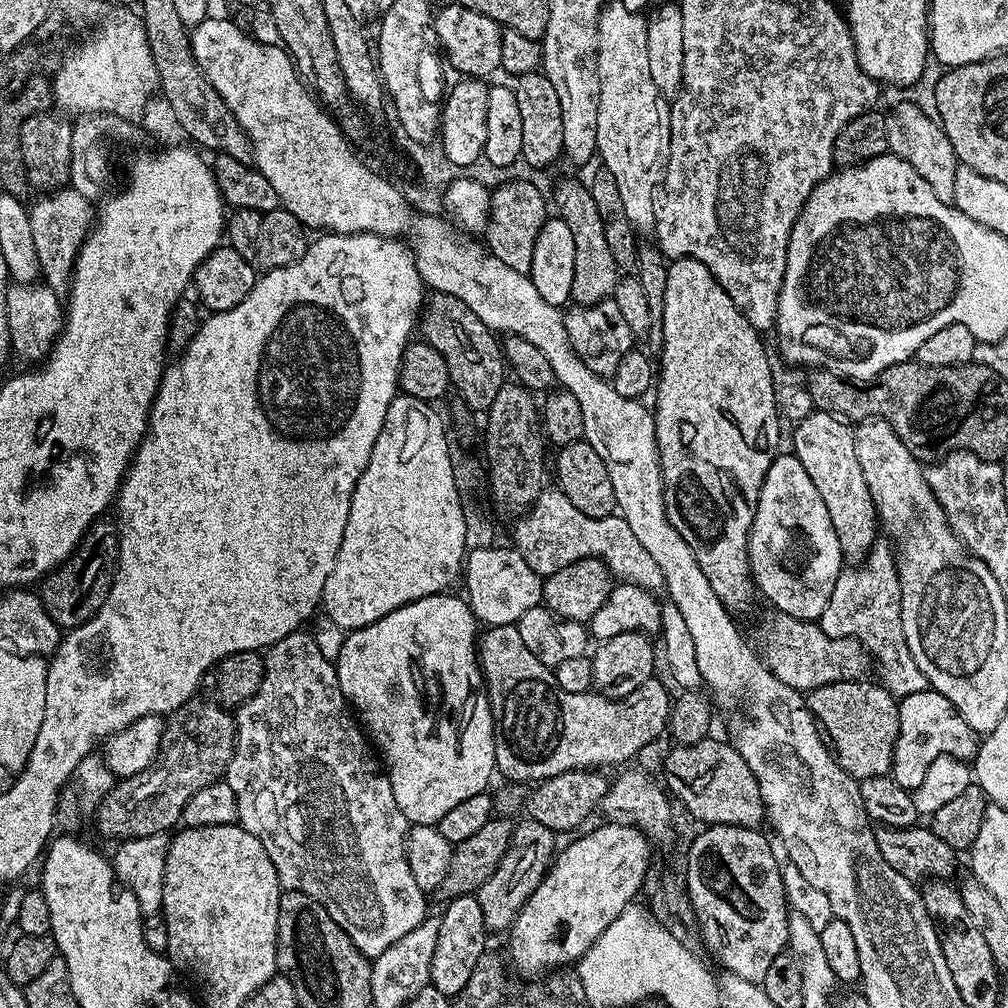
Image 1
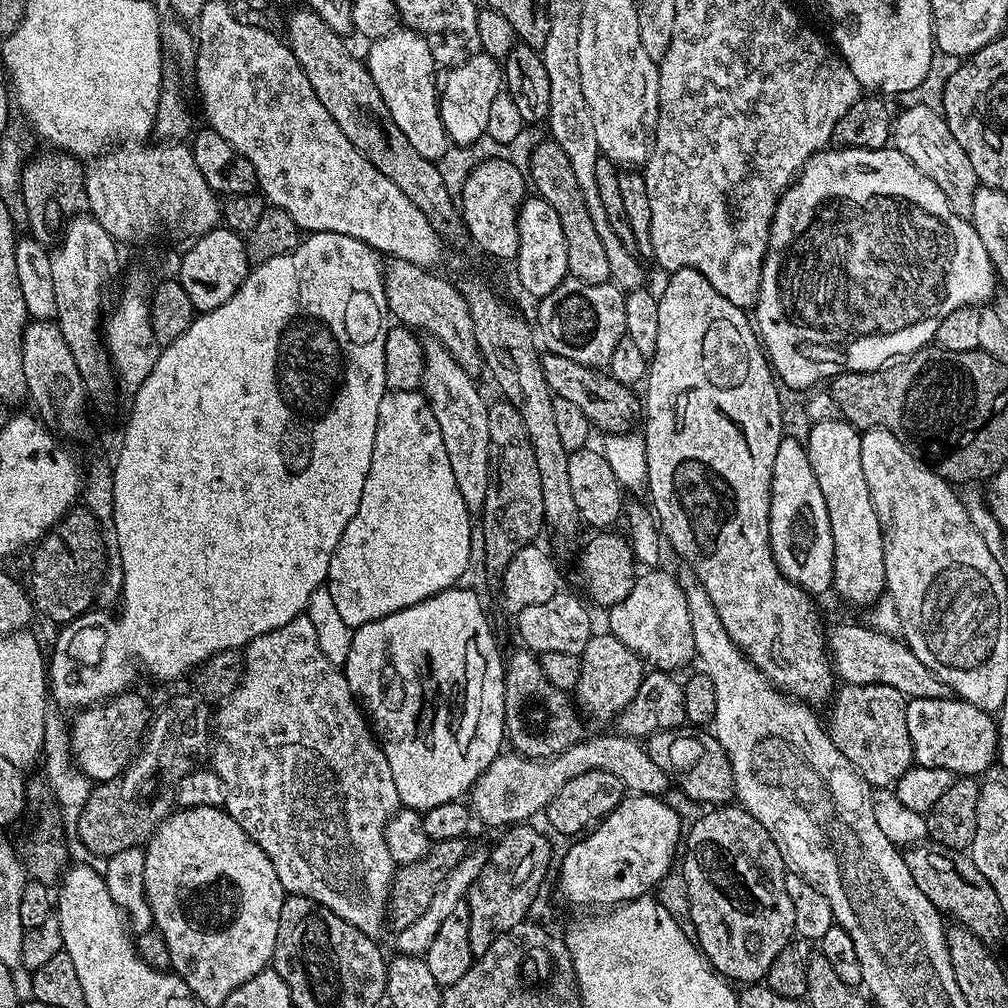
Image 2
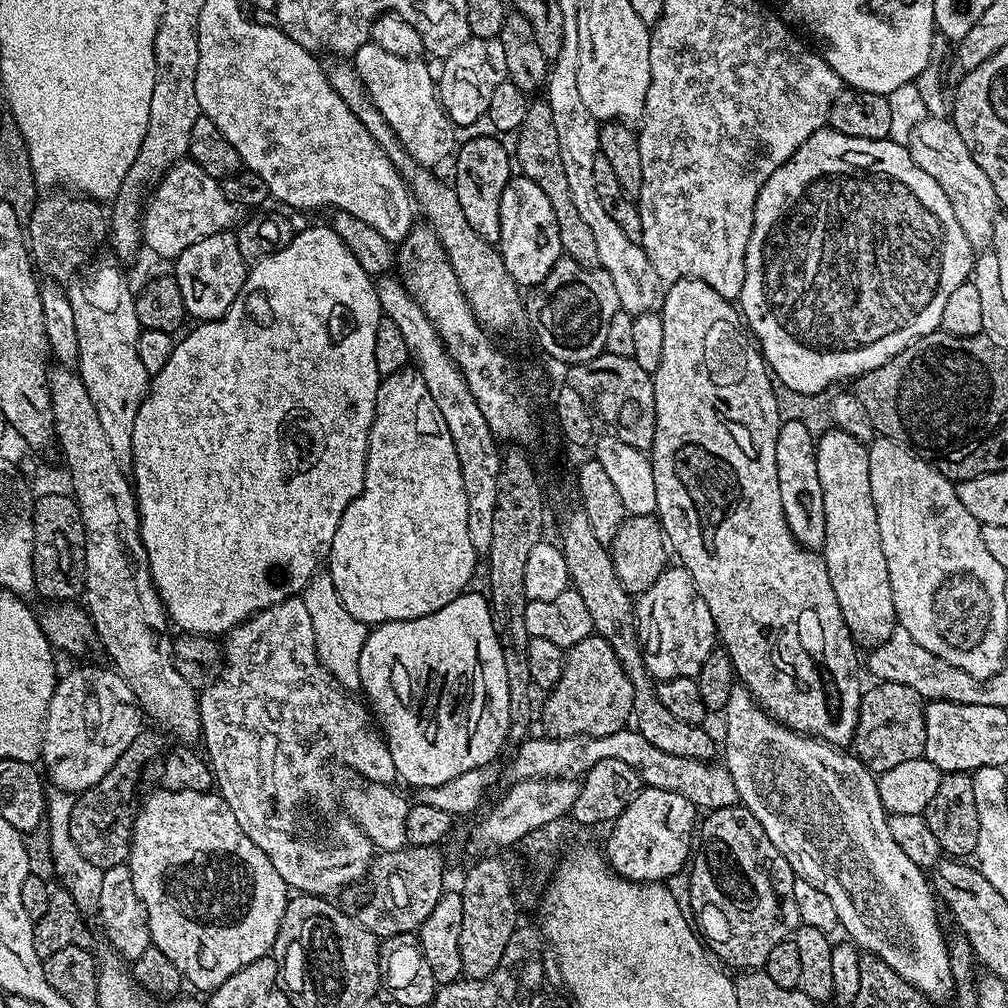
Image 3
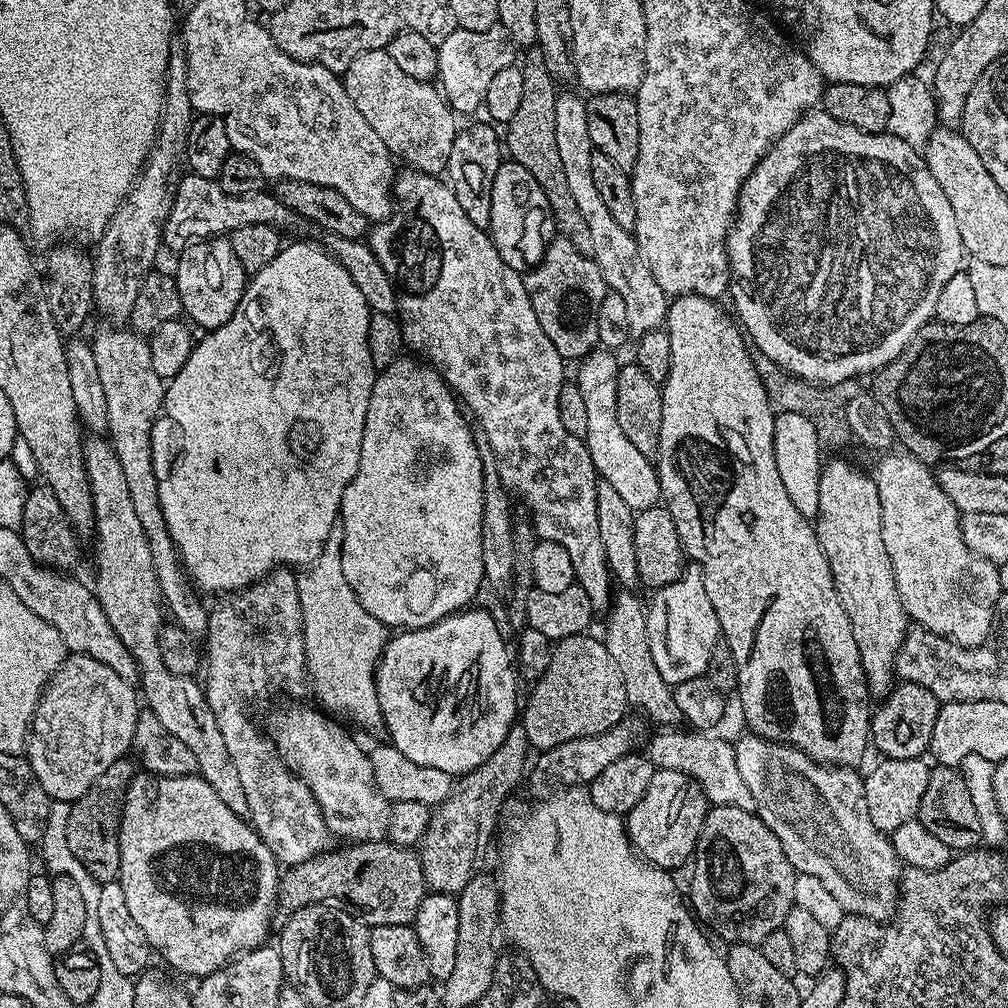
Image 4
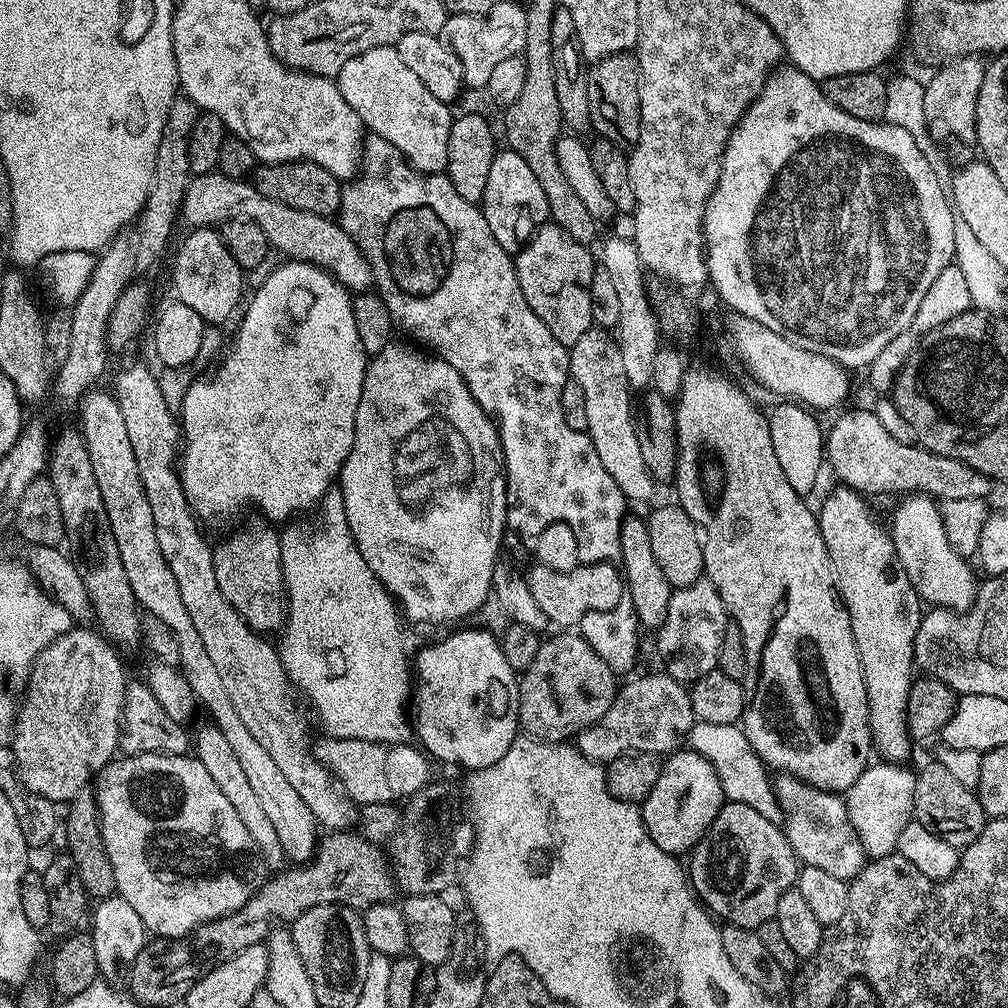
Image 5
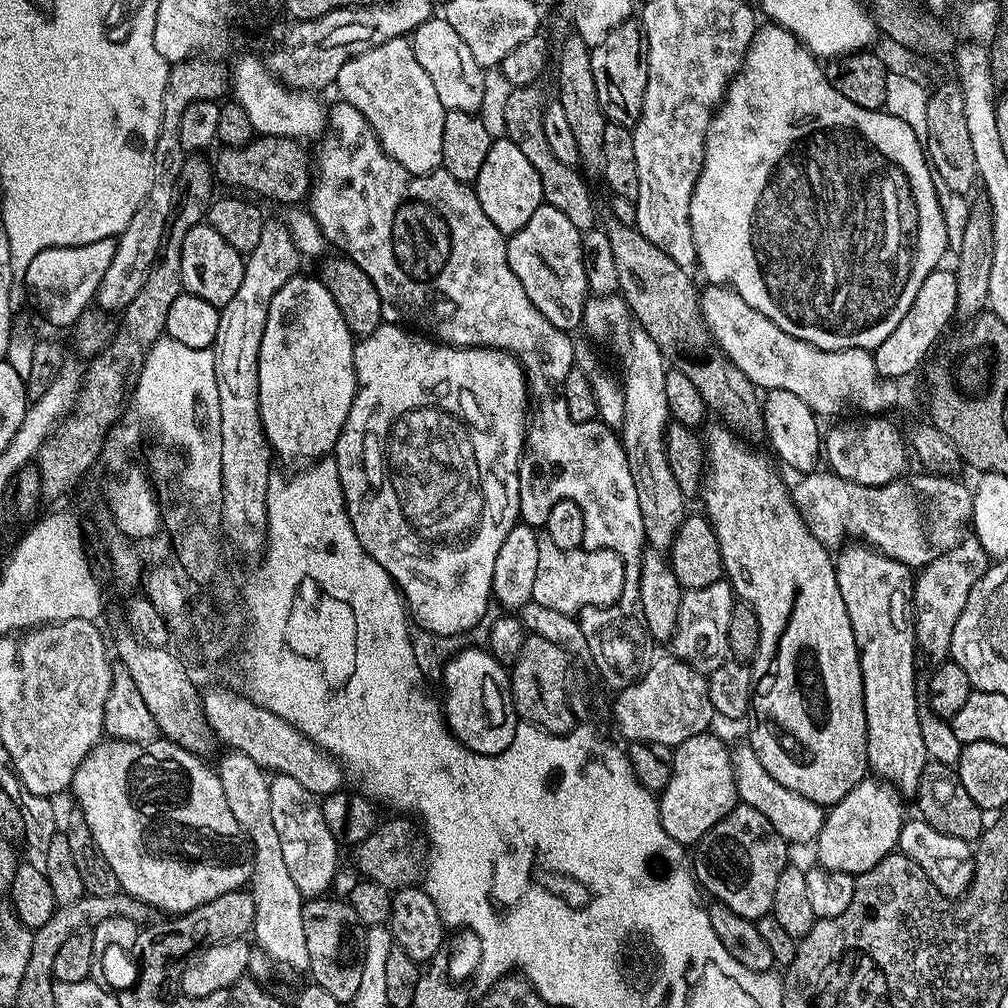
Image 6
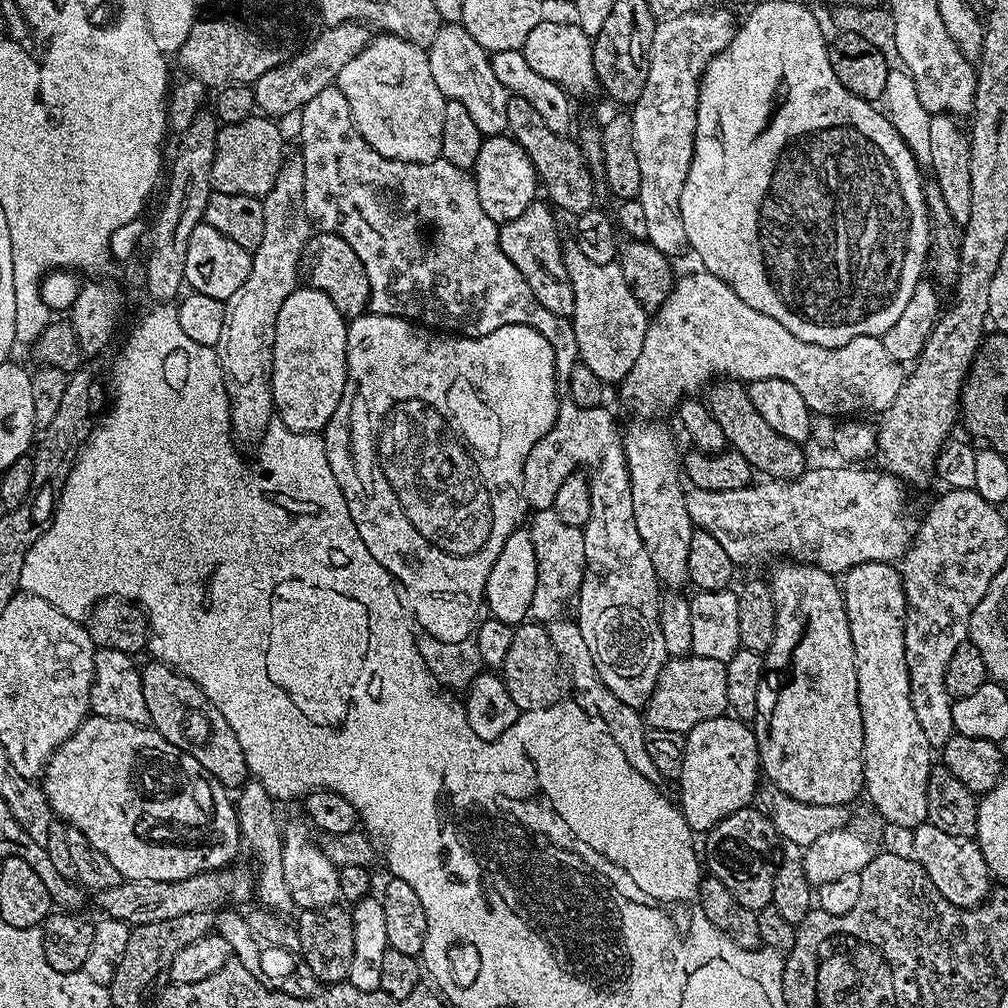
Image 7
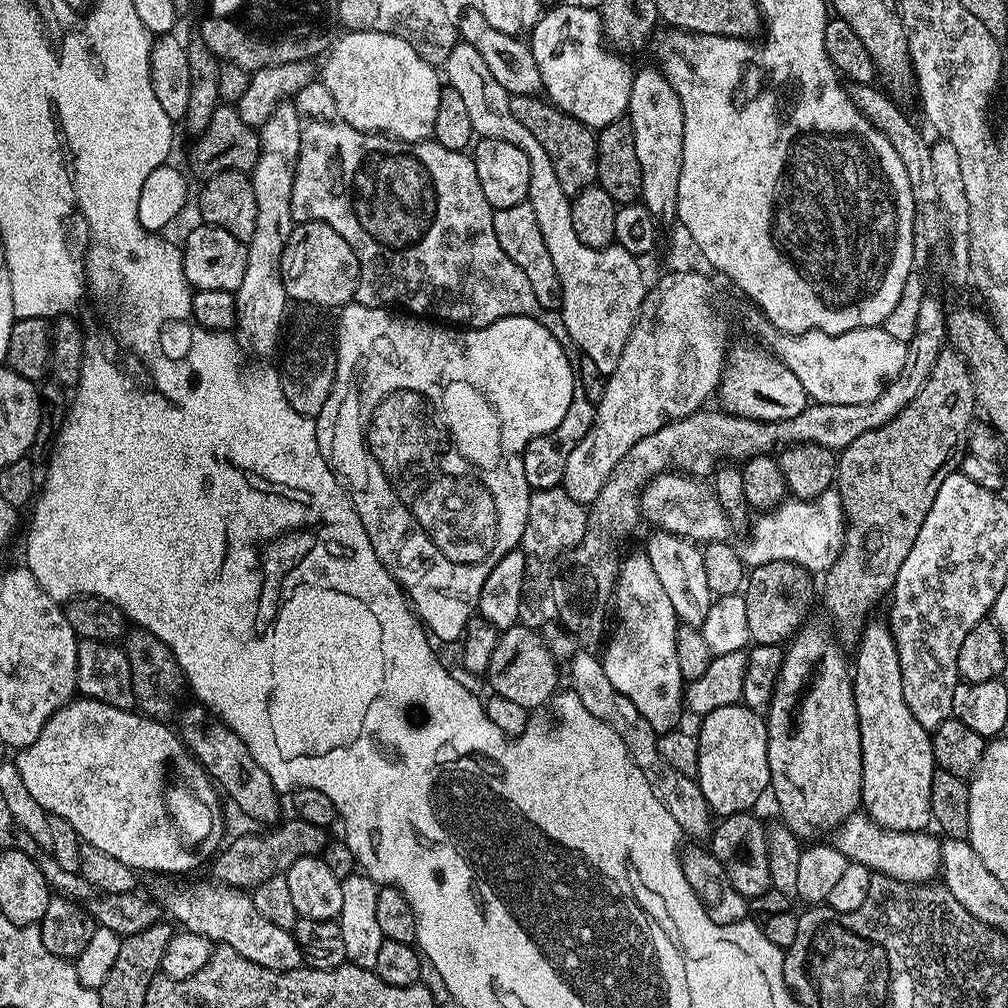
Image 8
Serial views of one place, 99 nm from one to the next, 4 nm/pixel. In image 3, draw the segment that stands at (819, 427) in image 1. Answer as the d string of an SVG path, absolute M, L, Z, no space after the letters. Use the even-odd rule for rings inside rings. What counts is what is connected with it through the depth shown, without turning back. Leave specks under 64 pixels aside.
M832 426L829 432L819 433L816 440L816 461L818 462L818 482L822 482L822 510L826 514L826 538L822 555L824 565L830 574L830 586L834 586L834 598L838 598L838 610L842 610L842 618L850 630L852 639L856 641L861 649L871 650L878 647L896 629L896 611L894 610L894 590L890 590L890 570L886 570L886 554L882 554L882 538L878 534L878 514L874 506L874 498L870 494L870 458L868 457L868 445L858 442L854 434L846 434L846 430Z

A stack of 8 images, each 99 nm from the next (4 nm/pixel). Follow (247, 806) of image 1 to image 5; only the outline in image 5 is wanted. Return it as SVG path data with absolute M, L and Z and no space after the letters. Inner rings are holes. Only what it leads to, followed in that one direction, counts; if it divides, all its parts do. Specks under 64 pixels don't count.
M257 518L240 528L229 540L218 544L214 559L222 598L254 632L279 633L288 619L288 589L284 587L280 532L269 521Z

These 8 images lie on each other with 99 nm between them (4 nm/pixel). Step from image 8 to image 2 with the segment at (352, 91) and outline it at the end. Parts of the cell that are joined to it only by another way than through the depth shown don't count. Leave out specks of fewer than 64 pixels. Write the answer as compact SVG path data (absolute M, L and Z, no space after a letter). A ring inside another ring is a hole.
M401 26L371 41L367 47L368 73L370 78L374 78L374 86L378 86L378 94L382 94L382 102L386 102L386 110L390 110L390 118L398 122L398 130L406 134L406 139L414 146L414 150L418 150L418 154L422 154L422 158L440 160L450 141L440 117L438 76L436 80L438 65L430 46L417 32Z

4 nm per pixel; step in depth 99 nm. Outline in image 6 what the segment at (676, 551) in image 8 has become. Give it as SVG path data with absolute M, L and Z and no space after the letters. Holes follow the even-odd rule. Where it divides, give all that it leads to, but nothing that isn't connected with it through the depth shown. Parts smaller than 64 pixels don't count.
M639 326L633 327L628 333L626 349L628 361L624 364L624 378L622 387L625 396L625 418L618 428L618 437L624 446L626 462L630 466L630 474L634 474L634 486L638 490L638 506L642 506L642 526L647 547L652 550L667 550L672 547L674 538L678 534L678 526L683 522L686 509L684 491L674 482L674 474L670 474L670 462L666 458L664 434L668 430L670 417L666 406L666 374L670 371L664 359L662 350L654 343L654 338L646 334Z

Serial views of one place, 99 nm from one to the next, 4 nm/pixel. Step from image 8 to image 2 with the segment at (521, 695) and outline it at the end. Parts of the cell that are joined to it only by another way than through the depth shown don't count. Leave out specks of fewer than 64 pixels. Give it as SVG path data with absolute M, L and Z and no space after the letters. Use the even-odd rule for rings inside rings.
M593 634L579 655L582 674L578 678L574 700L580 703L586 715L596 720L615 721L626 706L630 706L634 694L638 694L638 686L642 686L646 675L646 665L630 646L618 642L616 636L603 635Z

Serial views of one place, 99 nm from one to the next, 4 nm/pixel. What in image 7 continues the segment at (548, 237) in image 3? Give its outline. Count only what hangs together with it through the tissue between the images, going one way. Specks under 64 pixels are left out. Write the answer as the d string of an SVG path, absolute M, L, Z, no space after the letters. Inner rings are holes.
M508 134L485 138L482 150L478 150L474 179L478 202L482 202L482 210L486 210L486 214L490 214L497 225L518 218L518 214L522 214L522 210L526 210L526 206L530 206L538 196L536 167L530 162L526 150L522 150L522 146Z

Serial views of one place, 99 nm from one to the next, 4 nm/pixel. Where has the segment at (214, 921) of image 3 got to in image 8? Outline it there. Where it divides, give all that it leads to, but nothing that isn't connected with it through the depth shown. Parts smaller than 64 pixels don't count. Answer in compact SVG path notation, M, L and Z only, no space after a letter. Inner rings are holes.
M73 698L50 717L46 726L42 726L42 734L38 734L38 738L34 738L34 742L29 748L19 749L15 753L14 763L18 766L18 771L22 773L22 779L30 789L34 802L38 802L38 806L42 806L42 810L49 816L66 818L66 822L70 822L70 826L74 826L74 830L83 843L98 846L98 850L110 854L110 858L118 858L118 862L126 862L126 866L130 866L140 874L143 872L192 872L199 864L207 865L221 851L222 845L225 843L224 812L220 809L222 796L212 777L196 761L195 756L184 747L184 741L180 739L179 735L173 729L171 732L167 728L168 726L167 723L154 720L136 710L106 706L106 702L87 698Z

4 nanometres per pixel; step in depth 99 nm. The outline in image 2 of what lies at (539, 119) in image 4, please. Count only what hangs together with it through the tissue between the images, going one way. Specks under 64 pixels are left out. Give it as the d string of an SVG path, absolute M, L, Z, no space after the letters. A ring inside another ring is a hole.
M545 138L540 145L532 152L532 157L526 164L526 172L530 177L530 184L534 187L535 195L541 196L550 206L554 206L554 211L558 213L558 219L562 222L562 235L566 237L566 262L568 263L568 276L573 281L582 284L607 284L612 279L610 274L610 261L606 259L606 250L602 247L602 238L598 238L598 230L594 230L594 221L590 218L590 210L586 210L586 198L582 198L582 190L578 190L578 178L574 170L570 167L570 158L566 158L566 153L562 151L562 146L558 146L555 140Z

